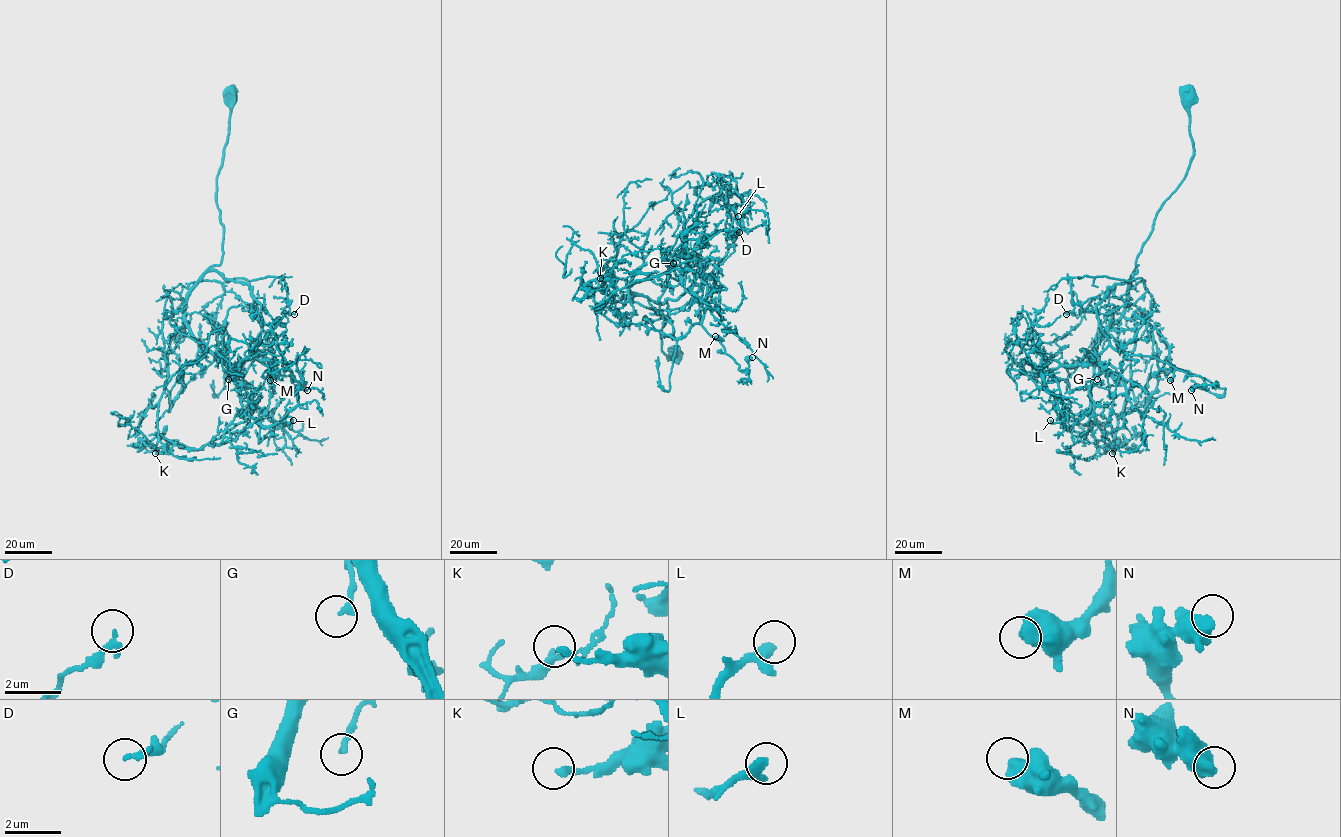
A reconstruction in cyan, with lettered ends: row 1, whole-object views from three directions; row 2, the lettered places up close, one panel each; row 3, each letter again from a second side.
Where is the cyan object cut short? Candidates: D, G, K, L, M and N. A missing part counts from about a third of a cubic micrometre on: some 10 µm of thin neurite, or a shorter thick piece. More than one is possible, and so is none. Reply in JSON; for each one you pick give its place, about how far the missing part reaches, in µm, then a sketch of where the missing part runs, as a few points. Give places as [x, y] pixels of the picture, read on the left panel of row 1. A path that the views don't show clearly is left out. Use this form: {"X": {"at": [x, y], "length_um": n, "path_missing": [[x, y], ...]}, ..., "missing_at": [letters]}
{"L": {"at": [293, 420], "length_um": 15, "path_missing": [[293, 420], [294, 414], [287, 406], [276, 406]]}, "missing_at": ["L"]}

